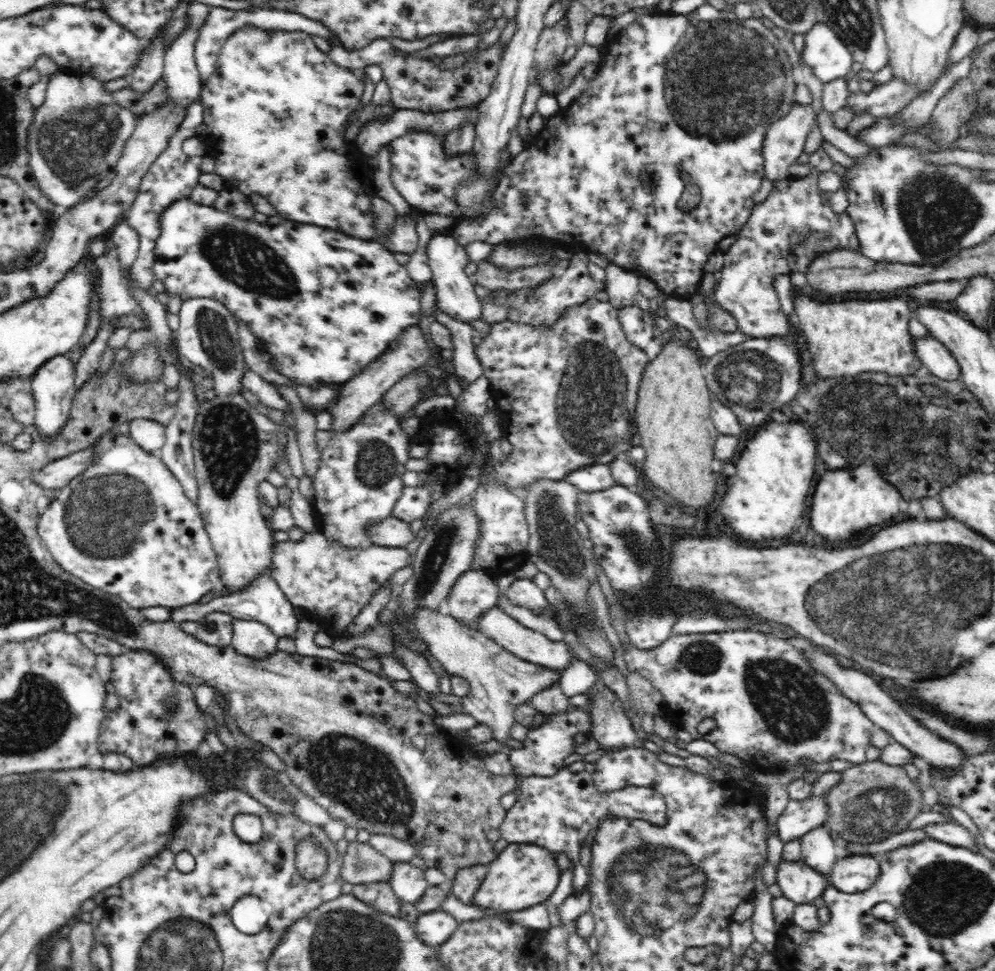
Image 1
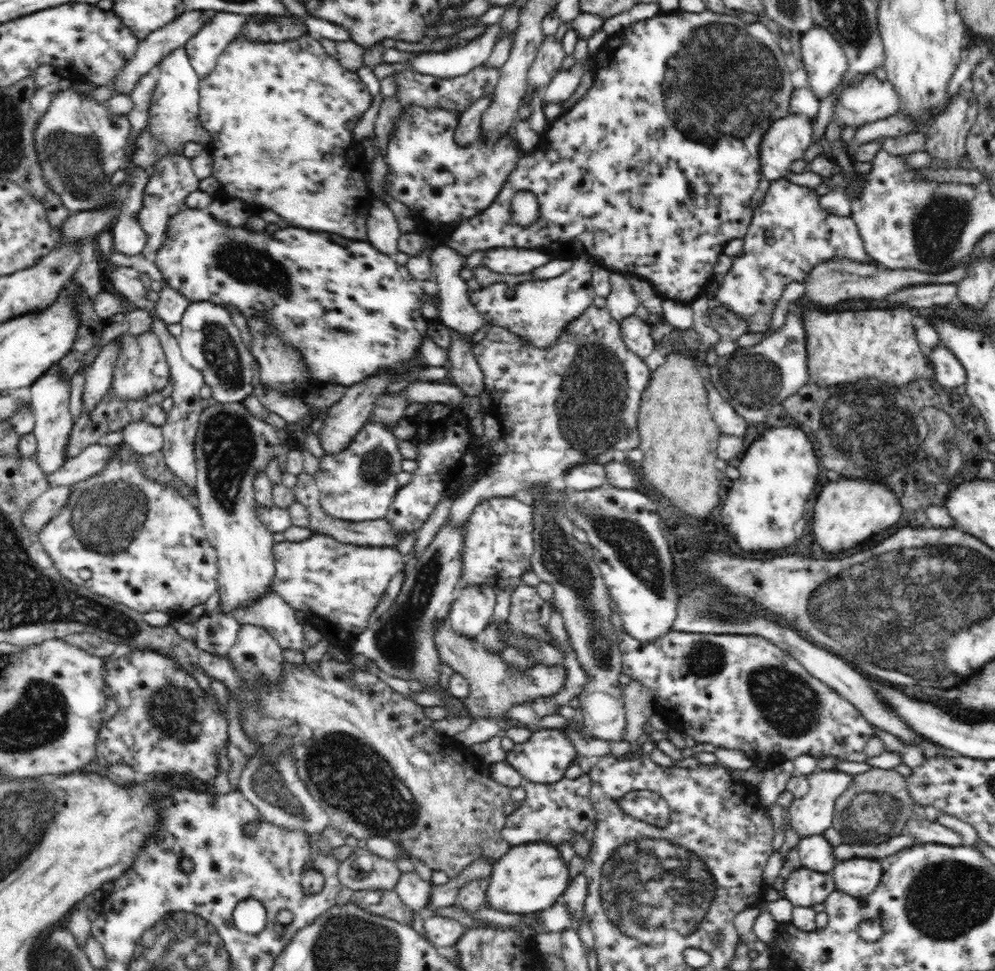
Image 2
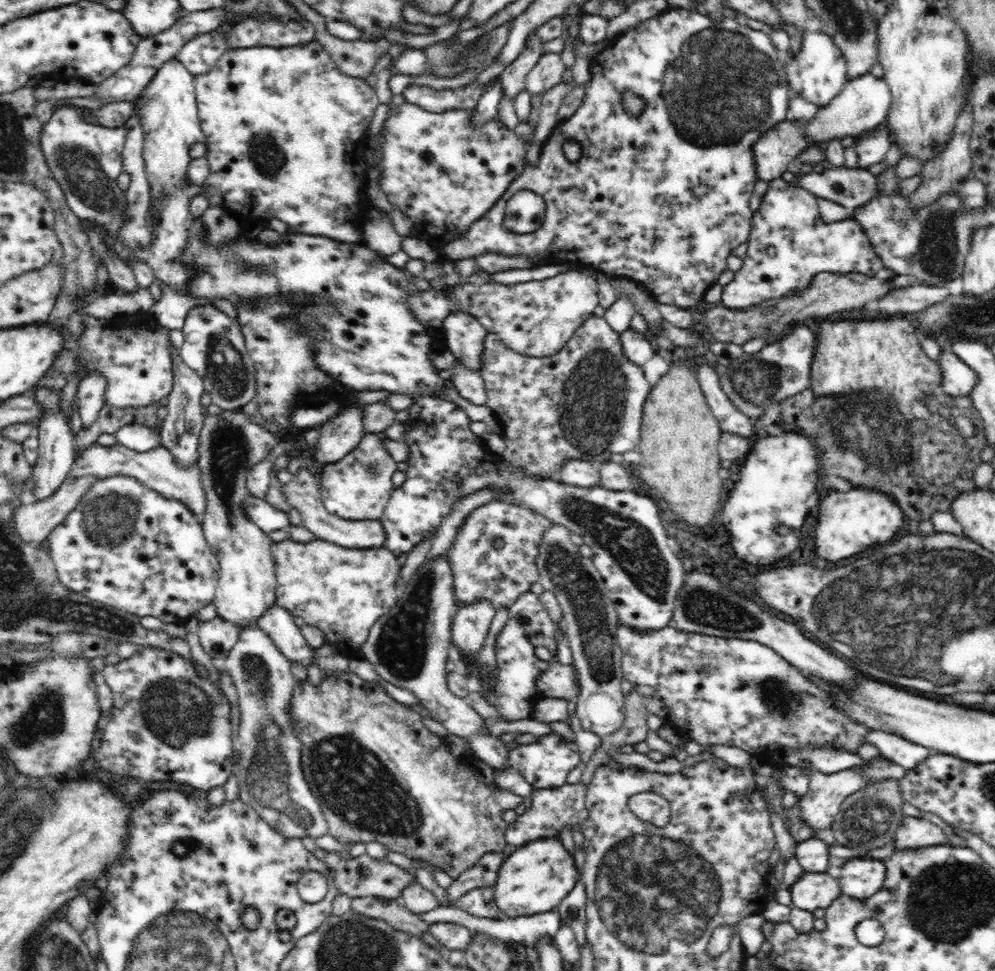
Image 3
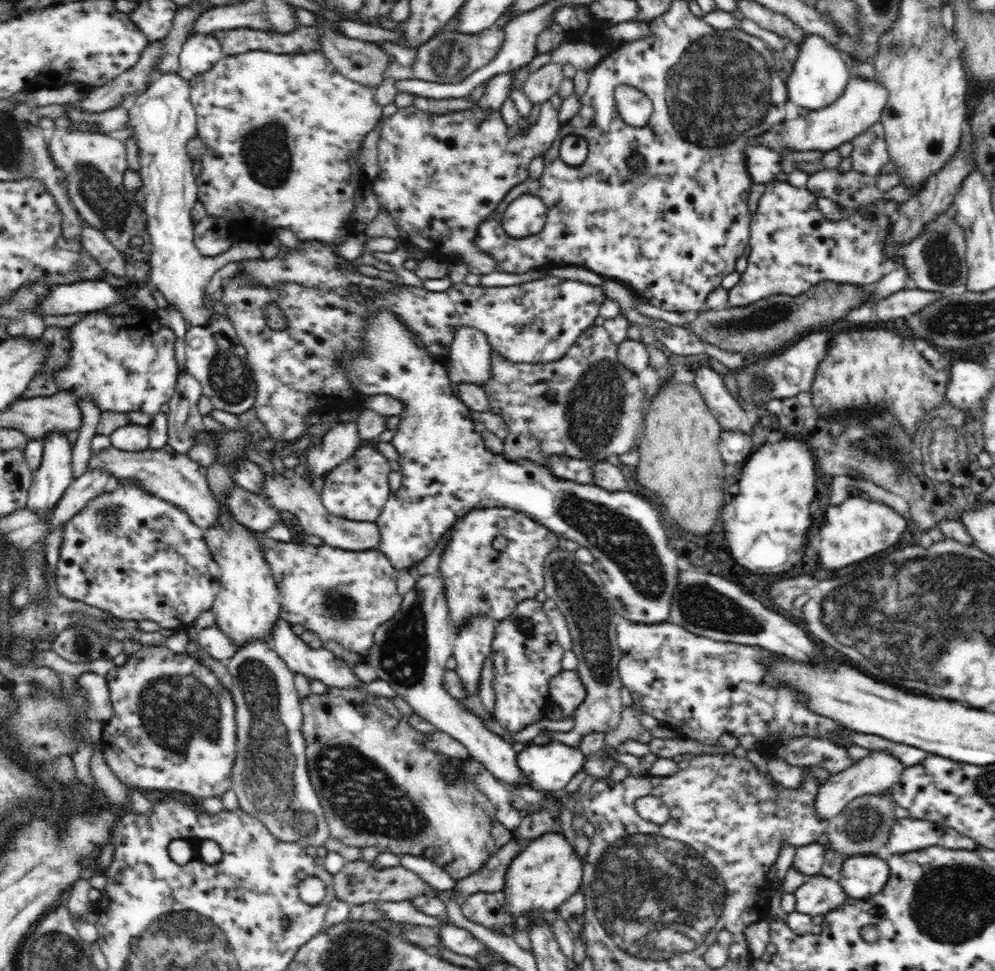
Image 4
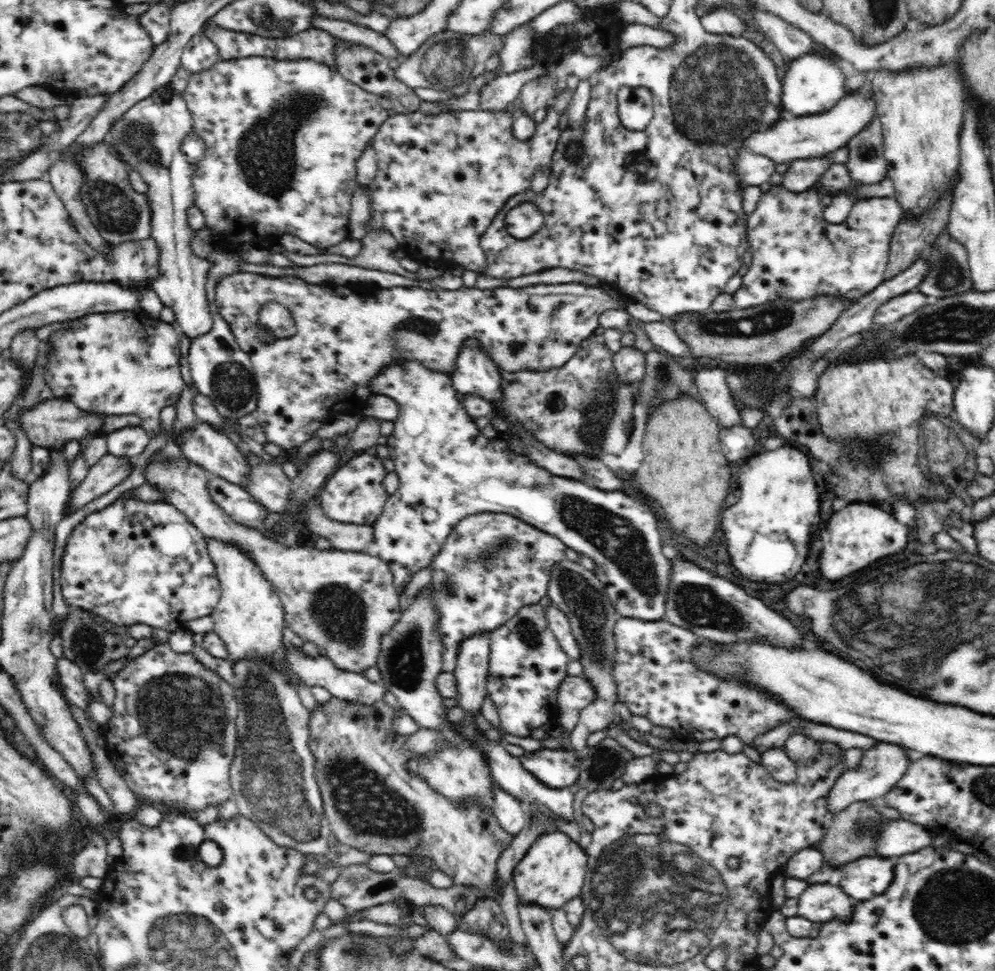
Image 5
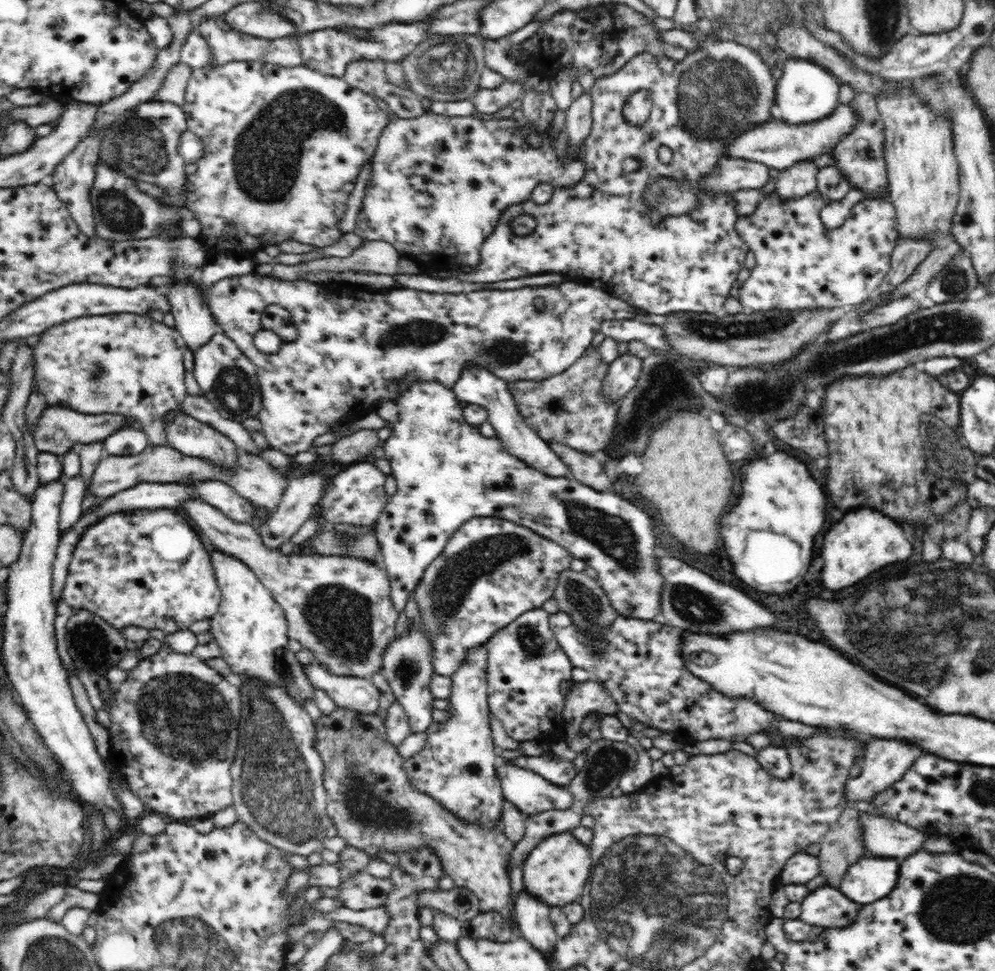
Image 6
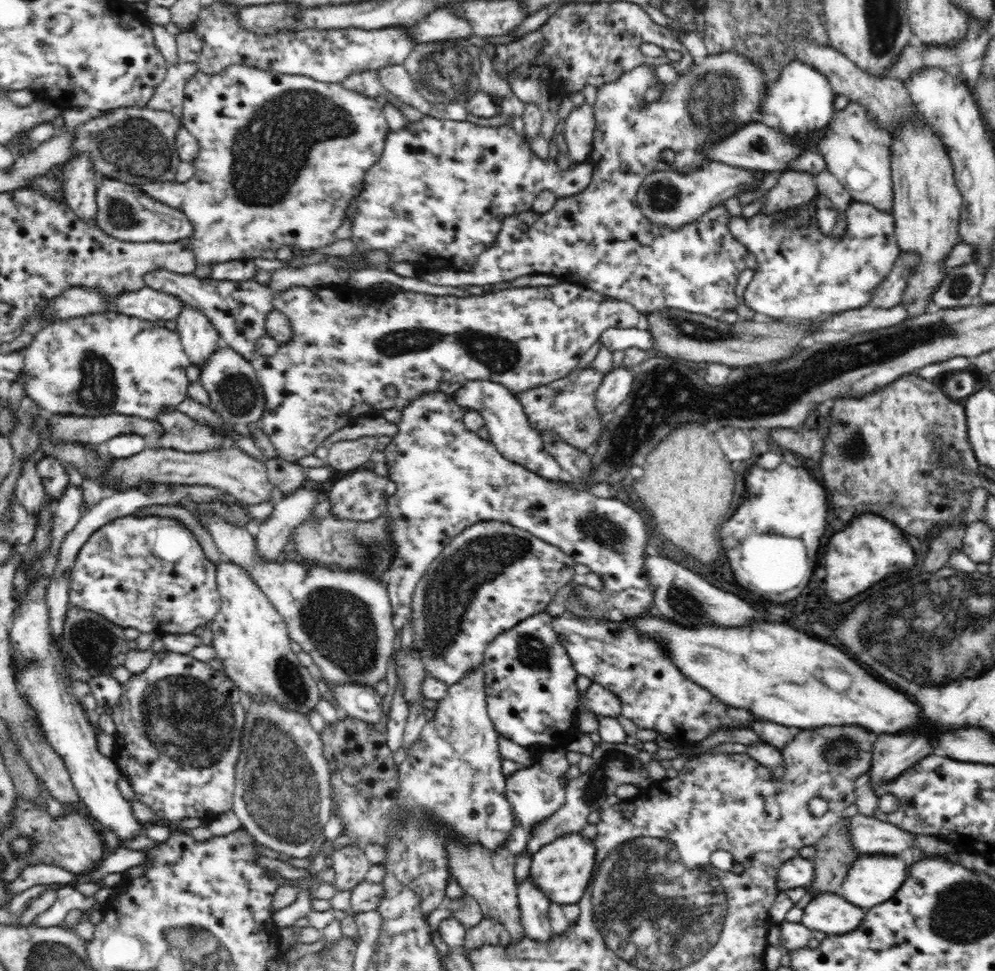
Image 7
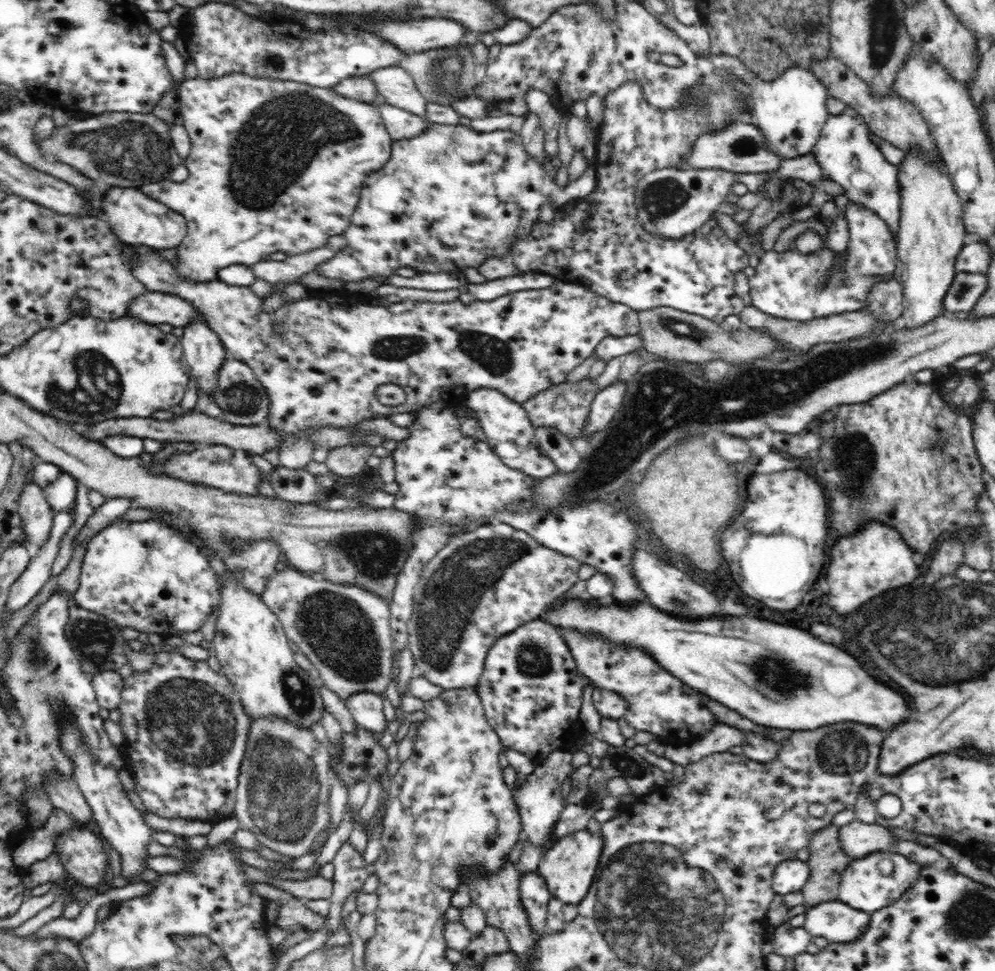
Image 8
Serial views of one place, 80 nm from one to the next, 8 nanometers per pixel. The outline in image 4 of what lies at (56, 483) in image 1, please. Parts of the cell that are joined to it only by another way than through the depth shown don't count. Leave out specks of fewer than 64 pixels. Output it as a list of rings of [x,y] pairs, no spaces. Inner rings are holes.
[[[164,445],[159,449],[148,448],[142,452],[128,452],[110,446],[98,454],[91,454],[88,469],[104,469],[119,479],[134,478],[138,480],[147,492],[186,512],[190,520],[203,531],[218,522],[220,505],[210,491],[206,467],[194,462],[189,455],[172,450],[170,445]]]

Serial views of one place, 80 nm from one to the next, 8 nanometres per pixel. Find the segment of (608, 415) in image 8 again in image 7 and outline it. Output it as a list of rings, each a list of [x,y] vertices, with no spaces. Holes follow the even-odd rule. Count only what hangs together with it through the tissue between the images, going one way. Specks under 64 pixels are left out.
[[[610,370],[604,375],[599,389],[595,392],[595,405],[600,414],[607,415],[626,400],[634,382],[635,370]]]

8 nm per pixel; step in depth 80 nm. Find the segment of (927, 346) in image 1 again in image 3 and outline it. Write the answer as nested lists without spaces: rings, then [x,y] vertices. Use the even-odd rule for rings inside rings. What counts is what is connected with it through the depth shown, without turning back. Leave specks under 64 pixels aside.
[[[949,349],[942,350],[938,364],[942,369],[941,390],[948,396],[969,396],[976,386],[976,372]]]

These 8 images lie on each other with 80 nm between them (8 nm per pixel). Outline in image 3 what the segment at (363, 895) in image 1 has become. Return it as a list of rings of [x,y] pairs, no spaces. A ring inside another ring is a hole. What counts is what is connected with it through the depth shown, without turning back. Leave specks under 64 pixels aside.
[[[368,896],[352,898],[351,903],[351,910],[354,913],[385,921],[396,930],[407,932],[420,939],[422,939],[422,934],[426,934],[429,931],[428,924],[423,922],[415,913],[408,911],[400,899],[392,898],[392,900],[387,900]]]

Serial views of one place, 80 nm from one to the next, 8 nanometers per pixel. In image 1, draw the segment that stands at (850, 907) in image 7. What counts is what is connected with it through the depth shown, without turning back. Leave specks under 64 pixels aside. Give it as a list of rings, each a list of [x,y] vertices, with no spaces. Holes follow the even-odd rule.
[[[783,858],[777,866],[776,879],[783,896],[796,905],[811,904],[832,885],[827,875],[810,868],[801,860],[788,861]]]

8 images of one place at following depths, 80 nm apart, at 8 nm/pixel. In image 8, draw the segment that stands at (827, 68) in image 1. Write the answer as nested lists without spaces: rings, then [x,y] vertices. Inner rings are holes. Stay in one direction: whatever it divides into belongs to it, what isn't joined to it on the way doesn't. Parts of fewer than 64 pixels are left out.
[[[713,55],[711,57],[712,66],[721,72],[733,74],[744,95],[752,97],[748,100],[750,114],[756,118],[756,126],[762,131],[765,147],[774,154],[781,156],[783,160],[790,160],[798,156],[804,156],[811,152],[819,139],[822,127],[830,114],[826,110],[826,101],[830,98],[826,87],[816,78],[816,75],[805,68],[788,68],[784,74],[765,85],[760,85],[756,74],[748,71],[746,66],[736,57],[728,55]]]

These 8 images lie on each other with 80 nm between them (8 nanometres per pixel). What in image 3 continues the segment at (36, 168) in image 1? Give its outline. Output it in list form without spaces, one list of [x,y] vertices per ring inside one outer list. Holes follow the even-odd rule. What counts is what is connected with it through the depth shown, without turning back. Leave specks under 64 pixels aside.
[[[60,107],[59,109],[54,110],[53,115],[49,119],[49,121],[43,125],[42,132],[40,132],[40,148],[42,149],[42,153],[44,153],[44,159],[46,159],[46,164],[48,167],[50,167],[50,173],[54,175],[54,179],[58,181],[58,184],[60,185],[60,188],[62,191],[64,191],[64,196],[66,197],[66,202],[68,203],[68,206],[70,209],[72,209],[72,212],[82,221],[82,220],[89,220],[89,222],[95,222],[97,224],[98,228],[100,230],[104,230],[104,234],[109,238],[109,240],[113,239],[113,241],[110,241],[112,244],[112,249],[115,251],[115,253],[124,261],[127,265],[130,266],[132,269],[132,273],[134,273],[134,277],[136,278],[136,283],[140,286],[140,289],[146,289],[149,288],[151,283],[154,282],[155,276],[153,273],[153,270],[149,264],[147,264],[145,261],[138,261],[134,258],[134,254],[130,252],[129,248],[124,247],[122,245],[122,241],[118,239],[118,230],[122,228],[122,224],[124,224],[124,219],[122,219],[122,216],[124,216],[124,210],[126,210],[126,195],[124,195],[123,190],[118,187],[118,183],[116,180],[118,180],[118,176],[120,176],[120,172],[122,172],[122,155],[123,155],[123,148],[125,145],[125,136],[127,128],[126,126],[118,127],[115,129],[110,129],[107,127],[102,127],[101,125],[94,125],[94,123],[86,123],[86,121],[83,121],[83,114],[88,114],[92,111],[96,110],[89,110],[86,108],[80,108],[80,107]]]

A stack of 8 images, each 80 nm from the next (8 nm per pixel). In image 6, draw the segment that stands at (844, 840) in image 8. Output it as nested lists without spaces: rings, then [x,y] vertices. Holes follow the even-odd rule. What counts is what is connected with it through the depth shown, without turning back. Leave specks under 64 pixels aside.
[[[860,813],[862,843],[878,857],[903,859],[920,851],[929,835],[887,817]]]

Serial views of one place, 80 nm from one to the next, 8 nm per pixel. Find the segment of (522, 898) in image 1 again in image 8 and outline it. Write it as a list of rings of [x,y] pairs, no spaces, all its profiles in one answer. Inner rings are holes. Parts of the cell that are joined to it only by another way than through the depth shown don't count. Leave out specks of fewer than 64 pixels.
[[[586,828],[557,840],[541,858],[536,872],[544,878],[553,897],[563,904],[578,905],[595,880],[603,851],[604,842],[601,836],[592,834]]]

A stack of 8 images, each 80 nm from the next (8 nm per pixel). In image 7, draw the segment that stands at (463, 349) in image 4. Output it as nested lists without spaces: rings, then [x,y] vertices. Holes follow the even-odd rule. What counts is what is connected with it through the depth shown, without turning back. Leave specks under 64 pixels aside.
[[[470,380],[456,392],[454,399],[463,408],[477,410],[482,415],[490,442],[506,460],[521,464],[546,480],[558,480],[560,465],[545,451],[539,432],[531,427],[524,414],[524,407],[505,386],[491,380]]]

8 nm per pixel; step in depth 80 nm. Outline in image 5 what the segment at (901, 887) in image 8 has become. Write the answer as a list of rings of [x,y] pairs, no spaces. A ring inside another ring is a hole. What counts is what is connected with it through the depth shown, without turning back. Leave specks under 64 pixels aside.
[[[878,856],[860,857],[848,864],[844,864],[839,870],[842,873],[842,878],[839,886],[843,891],[856,901],[866,901],[880,895],[888,890],[888,886],[893,880],[894,859],[878,858]]]

